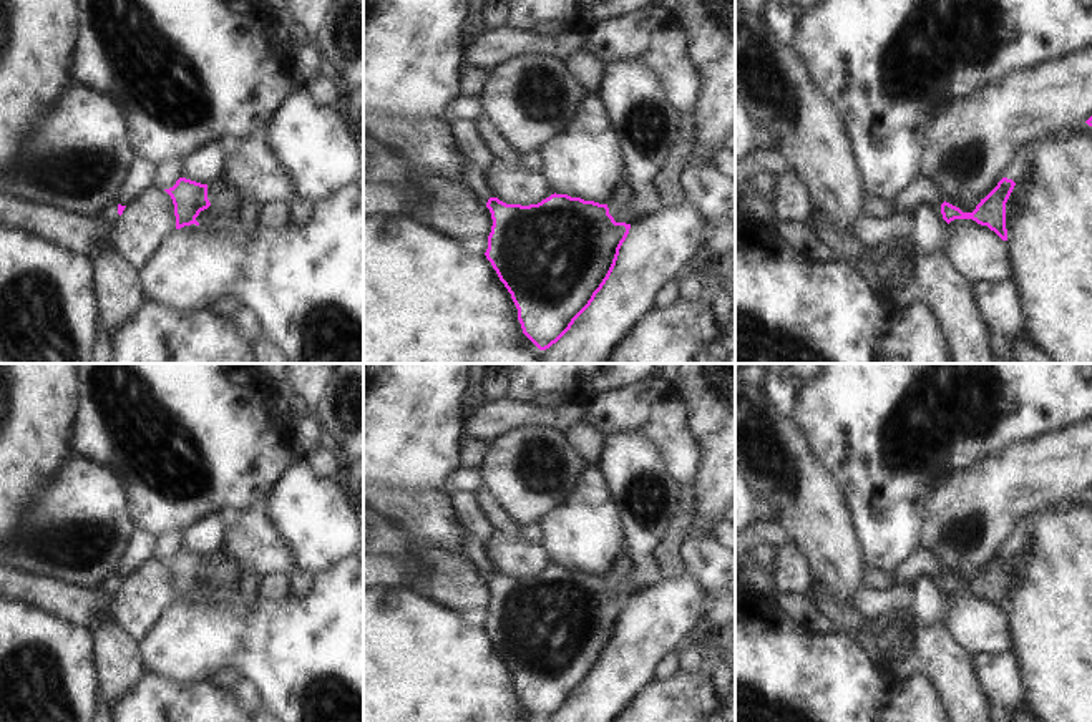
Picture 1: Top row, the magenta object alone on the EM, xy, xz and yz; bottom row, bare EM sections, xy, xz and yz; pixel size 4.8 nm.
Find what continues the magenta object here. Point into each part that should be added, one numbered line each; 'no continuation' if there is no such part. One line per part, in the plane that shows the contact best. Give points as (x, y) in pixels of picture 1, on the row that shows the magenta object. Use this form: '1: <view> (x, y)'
1: xy (110, 214)

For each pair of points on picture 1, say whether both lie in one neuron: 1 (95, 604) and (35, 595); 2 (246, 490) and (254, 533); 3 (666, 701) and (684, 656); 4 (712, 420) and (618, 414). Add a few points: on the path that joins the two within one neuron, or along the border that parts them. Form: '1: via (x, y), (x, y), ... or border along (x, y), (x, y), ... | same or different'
1: via (80, 604), (50, 595) | same
2: border along (263, 503), (233, 517) | different
3: border along (679, 668), (686, 671), (702, 669) | different
4: border along (676, 384), (689, 409), (689, 425), (704, 455) | different

